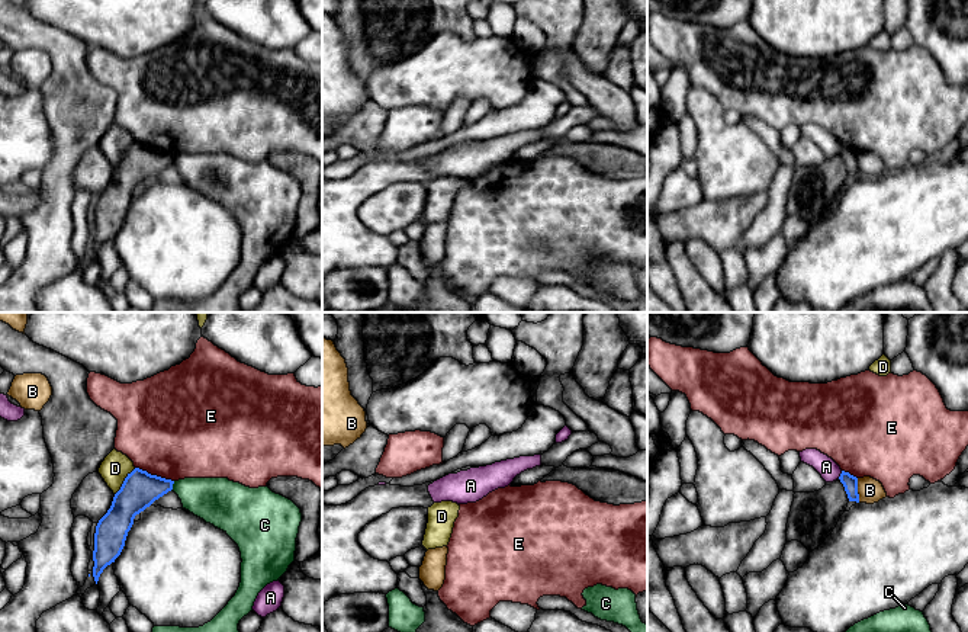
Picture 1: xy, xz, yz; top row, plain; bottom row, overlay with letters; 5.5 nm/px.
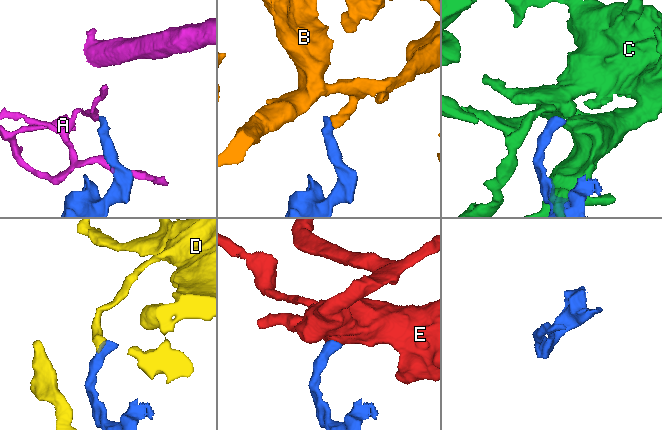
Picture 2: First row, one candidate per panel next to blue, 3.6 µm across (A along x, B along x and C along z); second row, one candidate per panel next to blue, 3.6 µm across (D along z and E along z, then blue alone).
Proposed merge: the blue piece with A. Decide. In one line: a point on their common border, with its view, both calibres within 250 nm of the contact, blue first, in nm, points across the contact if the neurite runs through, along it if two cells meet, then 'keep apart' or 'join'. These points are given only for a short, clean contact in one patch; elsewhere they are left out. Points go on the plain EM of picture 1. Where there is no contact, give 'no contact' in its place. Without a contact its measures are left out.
contact yz (841, 150); calibres 80 and 110 nm; border yz (842, 146), (838, 153); keep apart

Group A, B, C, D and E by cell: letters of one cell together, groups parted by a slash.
A / B / C / D / E

